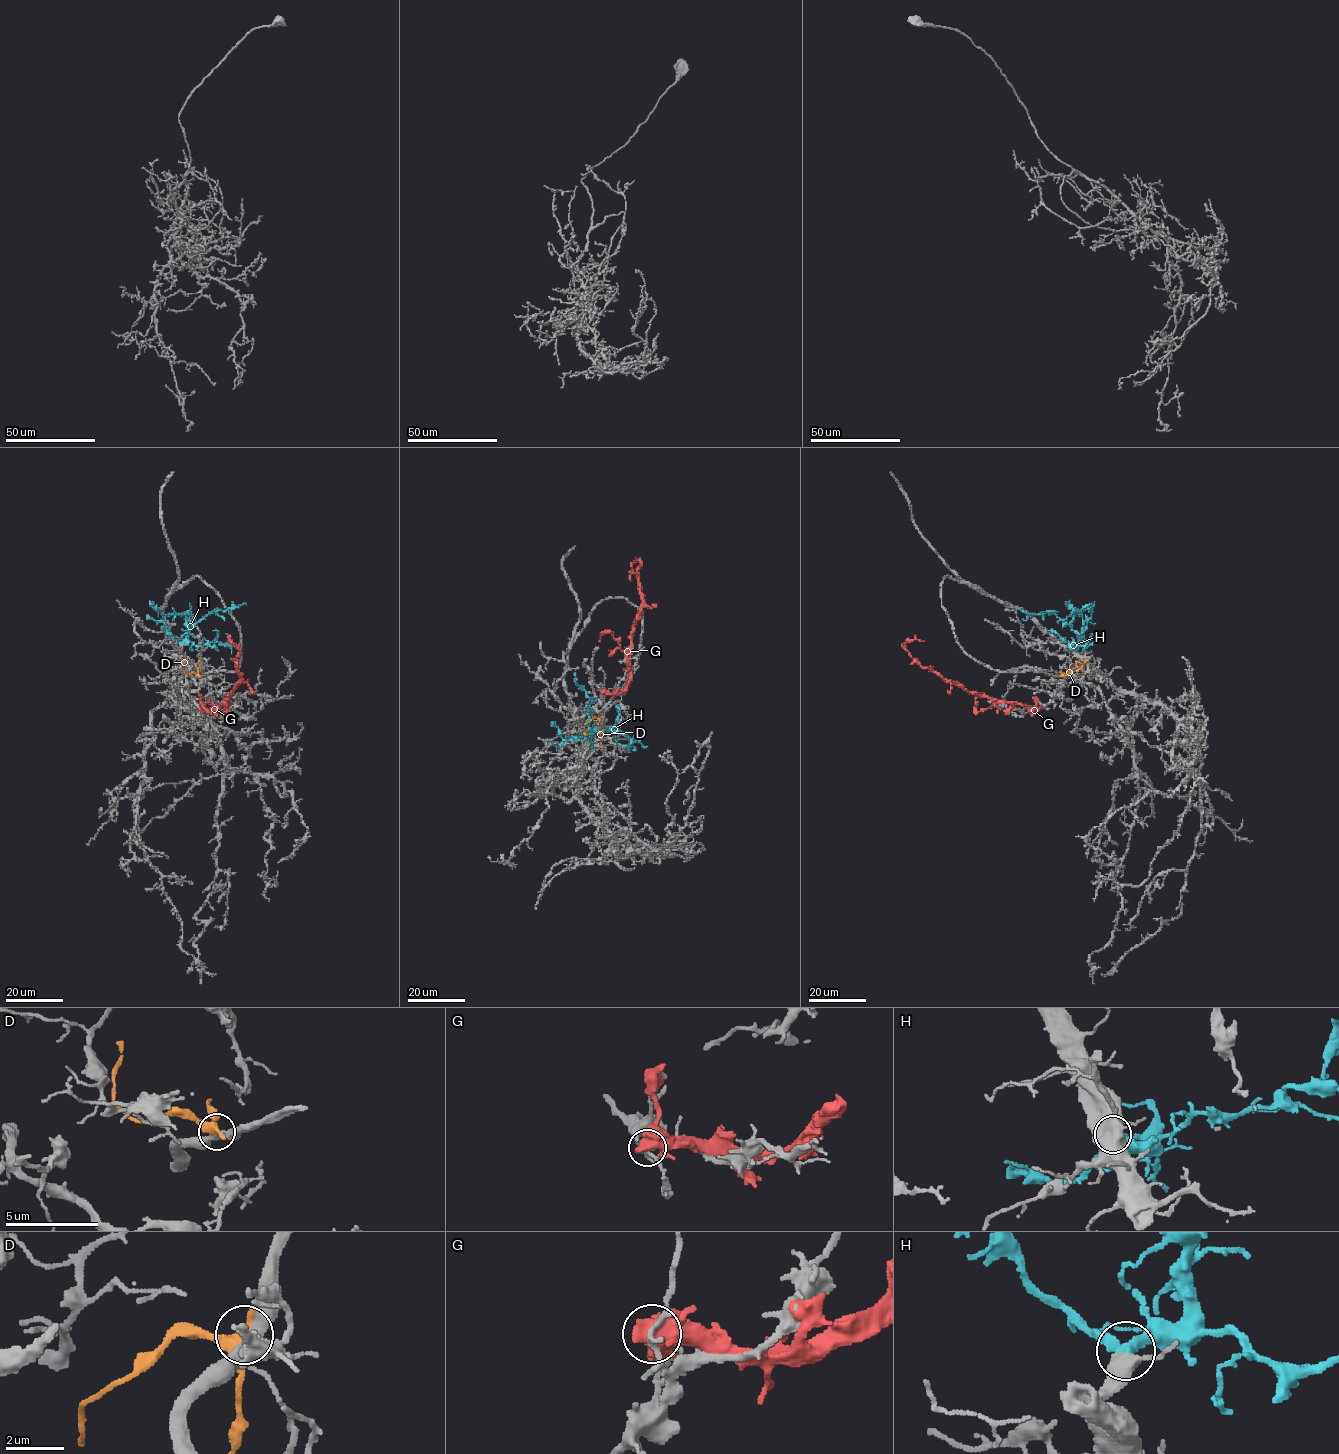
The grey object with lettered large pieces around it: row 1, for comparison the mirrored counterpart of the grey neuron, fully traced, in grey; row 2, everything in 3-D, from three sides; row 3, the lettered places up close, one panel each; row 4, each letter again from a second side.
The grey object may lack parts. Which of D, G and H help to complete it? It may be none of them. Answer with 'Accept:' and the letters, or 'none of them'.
Accept: H

